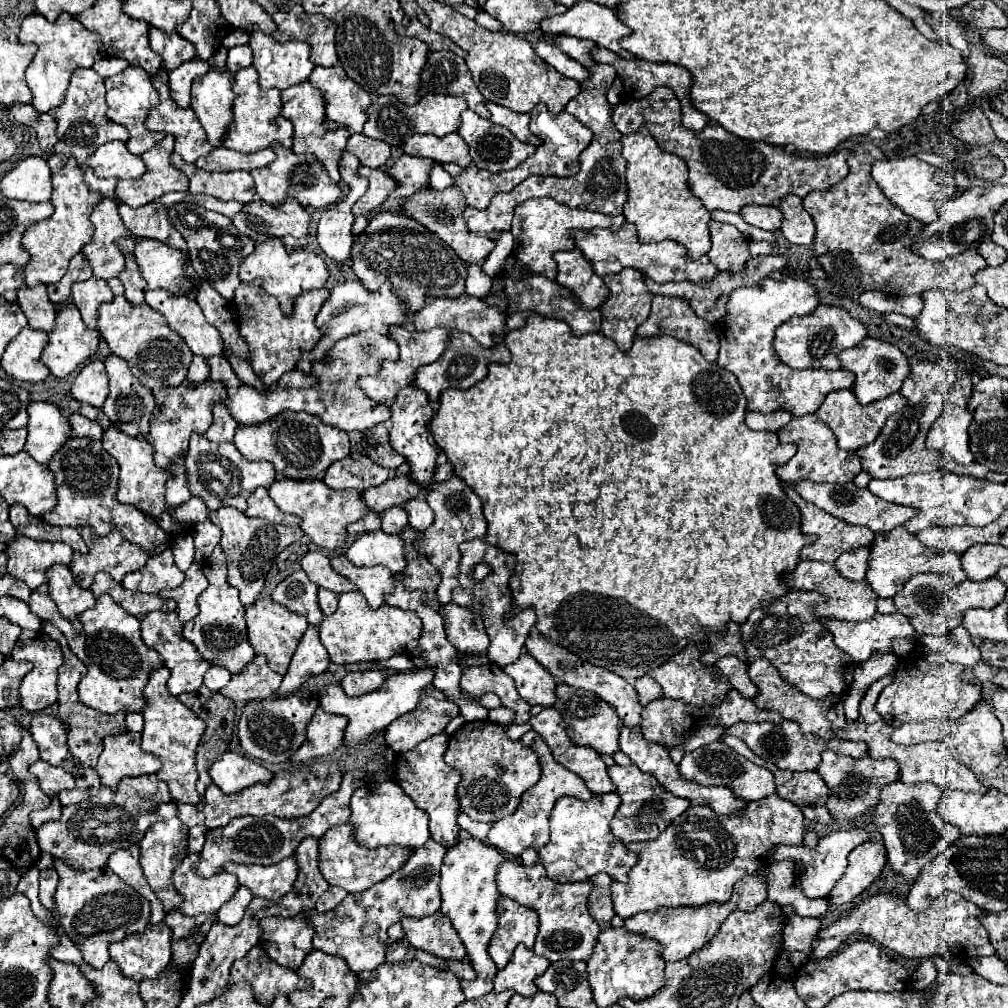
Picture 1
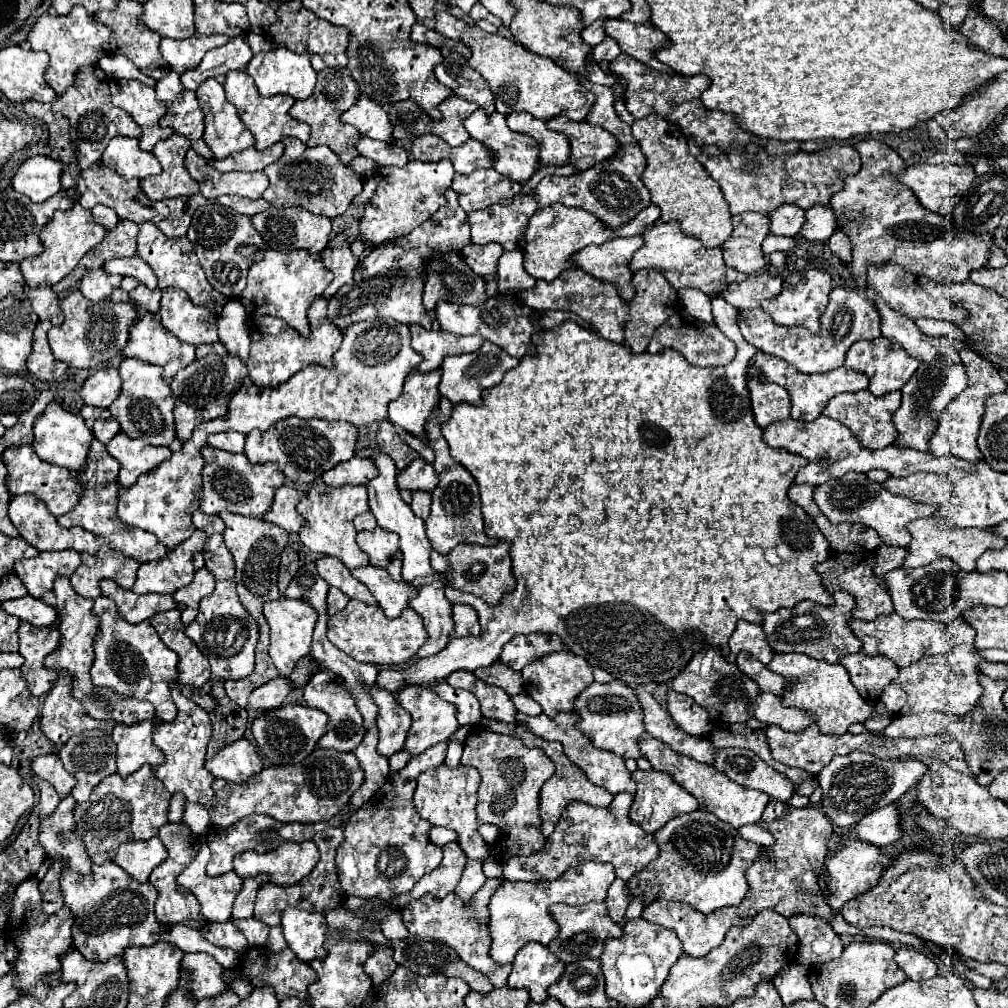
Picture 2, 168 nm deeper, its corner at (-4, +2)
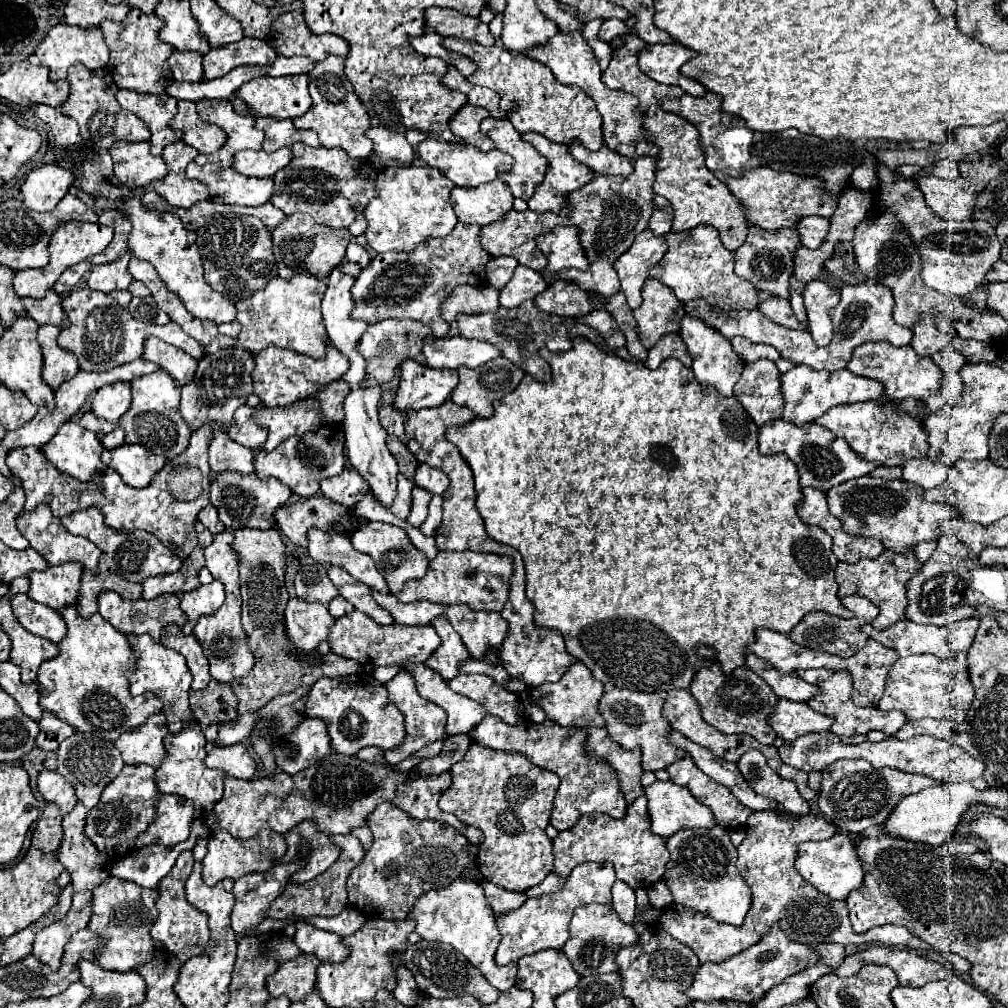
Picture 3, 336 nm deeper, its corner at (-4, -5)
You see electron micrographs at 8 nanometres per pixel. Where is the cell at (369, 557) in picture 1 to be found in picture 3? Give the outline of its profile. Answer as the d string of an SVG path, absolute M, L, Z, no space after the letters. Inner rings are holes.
M366 521L364 525L360 525L356 529L356 533L352 535L352 545L356 551L360 553L366 553L370 555L374 561L376 561L376 567L378 571L384 575L388 587L390 587L390 593L396 595L406 581L410 579L420 579L424 577L426 569L428 569L428 559L422 551L418 551L408 533L396 525L388 525L388 523L378 523L378 521Z

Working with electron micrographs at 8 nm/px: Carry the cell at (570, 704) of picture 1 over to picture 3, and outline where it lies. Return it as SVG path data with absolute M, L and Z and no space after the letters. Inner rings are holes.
M628 689L606 691L602 695L602 699L600 699L600 713L606 719L608 733L624 749L634 749L634 747L642 749L644 771L666 769L676 759L684 759L686 757L686 751L676 747L676 745L672 745L670 739L668 739L672 727L670 727L668 719L662 715L664 701L666 699L660 693L636 693L636 691L628 691Z

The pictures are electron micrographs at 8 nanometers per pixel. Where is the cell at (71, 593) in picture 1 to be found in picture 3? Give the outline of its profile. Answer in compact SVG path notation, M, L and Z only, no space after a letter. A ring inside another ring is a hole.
M66 607L62 613L68 633L58 643L58 657L44 661L38 671L40 707L66 721L76 731L98 733L108 741L116 741L122 733L140 727L148 717L162 711L162 701L154 693L134 697L128 689L128 679L136 667L136 657L128 637L116 631L100 613L82 619L76 607Z

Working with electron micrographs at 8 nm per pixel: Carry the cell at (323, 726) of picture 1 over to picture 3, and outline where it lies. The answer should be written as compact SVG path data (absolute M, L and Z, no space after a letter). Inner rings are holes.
M354 673L348 677L320 677L316 685L310 691L308 703L306 703L306 715L308 717L318 717L328 725L328 733L332 737L332 749L336 753L344 755L356 755L364 747L380 747L380 749L392 749L400 745L404 739L404 717L396 707L392 707L392 701L386 697L388 693L384 691L384 685L378 683L370 673Z

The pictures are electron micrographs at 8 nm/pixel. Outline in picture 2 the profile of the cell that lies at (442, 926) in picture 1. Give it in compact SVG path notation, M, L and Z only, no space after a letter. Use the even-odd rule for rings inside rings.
M488 880L484 884L484 890L480 890L474 896L472 906L464 906L464 902L458 896L454 896L454 892L450 892L444 900L432 900L430 896L424 900L412 900L402 910L402 918L404 918L404 924L410 930L410 934L428 936L428 938L448 944L450 948L454 948L458 952L458 956L468 966L472 966L474 970L488 976L490 982L494 984L494 988L504 988L508 974L510 974L510 964L498 966L490 958L490 952L488 952L490 950L490 936L488 936L488 930L484 930L484 928L488 928L488 902L498 886L500 886L500 880ZM492 970L494 970L494 974L490 974Z

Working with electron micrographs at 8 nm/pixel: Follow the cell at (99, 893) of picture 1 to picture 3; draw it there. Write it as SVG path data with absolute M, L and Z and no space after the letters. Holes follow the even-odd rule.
M108 877L102 885L94 889L94 899L92 899L94 915L88 927L106 939L104 951L100 951L100 955L96 957L96 963L100 963L100 967L126 973L126 971L138 969L140 965L152 961L162 953L160 947L158 951L154 949L156 945L154 945L154 939L150 937L150 929L158 917L156 897L158 897L156 889L146 889L116 877Z

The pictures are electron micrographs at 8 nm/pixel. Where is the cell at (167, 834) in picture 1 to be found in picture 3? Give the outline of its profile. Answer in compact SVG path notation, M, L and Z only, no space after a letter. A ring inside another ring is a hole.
M184 851L176 865L172 867L172 871L160 881L158 885L158 895L156 907L158 909L158 919L154 923L154 927L150 929L150 935L154 941L160 941L166 945L166 949L184 965L190 957L194 955L202 955L206 951L208 939L210 939L210 929L208 929L208 921L206 915L198 909L194 909L192 905L186 901L186 891L184 891L184 883L192 871L194 859L192 853Z

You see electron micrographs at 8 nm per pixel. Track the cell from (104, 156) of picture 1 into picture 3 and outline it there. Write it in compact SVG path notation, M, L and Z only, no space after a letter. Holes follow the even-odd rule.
M116 141L110 147L110 155L114 159L114 175L128 189L146 187L154 179L162 179L168 173L168 165L162 157L154 157L150 153L150 143L138 141Z

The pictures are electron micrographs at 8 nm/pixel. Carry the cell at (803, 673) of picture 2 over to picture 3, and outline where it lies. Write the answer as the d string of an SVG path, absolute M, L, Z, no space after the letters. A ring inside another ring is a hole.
M808 669L808 671L796 671L796 675L800 675L804 681L814 683L820 687L820 695L816 695L814 699L808 701L808 705L818 711L818 713L828 713L834 717L834 725L832 725L832 733L836 735L866 735L868 731L882 731L888 737L892 737L908 719L902 711L880 711L880 709L862 709L856 707L852 703L852 679L850 675L838 673L838 671L824 671L824 669Z

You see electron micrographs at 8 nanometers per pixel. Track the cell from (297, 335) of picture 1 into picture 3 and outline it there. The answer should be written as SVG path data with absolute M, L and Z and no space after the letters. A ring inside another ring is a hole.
M268 347L264 349L260 355L254 357L256 359L256 367L254 367L254 393L260 397L262 405L266 407L276 407L276 405L288 405L294 403L296 399L306 399L306 397L314 397L318 391L322 391L328 383L340 379L350 363L348 359L336 351L334 347L328 347L328 353L324 359L312 359L312 357L304 357L300 353L292 353L286 349L276 349L276 347Z

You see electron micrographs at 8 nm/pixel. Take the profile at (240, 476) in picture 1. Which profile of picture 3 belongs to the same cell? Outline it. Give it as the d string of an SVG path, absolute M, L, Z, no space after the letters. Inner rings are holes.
M224 473L224 475L216 475L216 479L212 481L212 489L210 489L210 503L218 509L220 513L220 521L228 527L228 529L270 529L274 527L274 509L286 505L288 497L292 495L292 491L288 491L288 487L284 487L278 479L258 479L254 473L252 475L240 475L240 473Z

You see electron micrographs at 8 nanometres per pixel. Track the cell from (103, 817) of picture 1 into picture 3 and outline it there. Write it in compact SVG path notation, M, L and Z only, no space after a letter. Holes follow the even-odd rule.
M124 765L120 775L102 791L100 803L88 813L86 835L110 855L126 855L134 849L136 837L146 831L156 813L156 797L160 795L154 783L154 769L148 765Z

